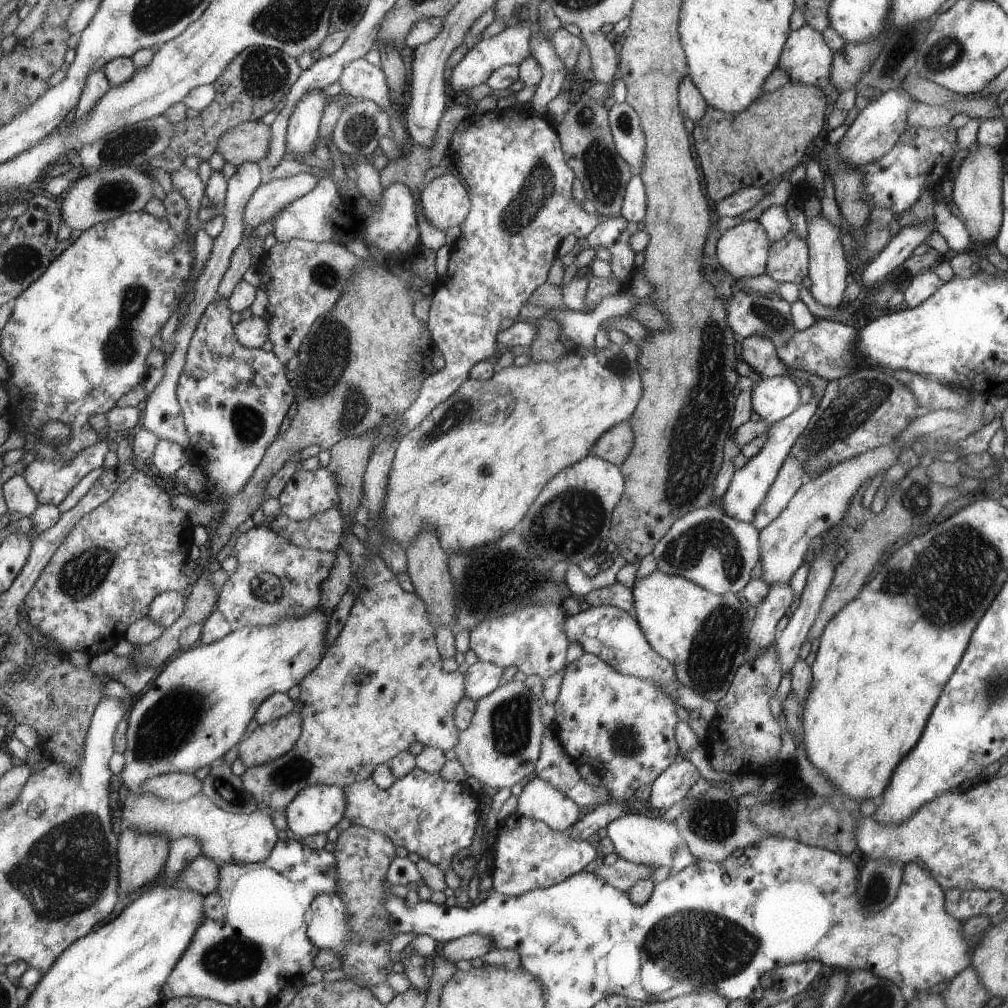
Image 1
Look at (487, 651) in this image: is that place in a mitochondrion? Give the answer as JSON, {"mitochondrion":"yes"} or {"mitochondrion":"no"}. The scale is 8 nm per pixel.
{"mitochondrion":"no"}

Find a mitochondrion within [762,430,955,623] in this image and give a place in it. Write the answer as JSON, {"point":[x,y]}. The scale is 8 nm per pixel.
{"point":[917,501]}

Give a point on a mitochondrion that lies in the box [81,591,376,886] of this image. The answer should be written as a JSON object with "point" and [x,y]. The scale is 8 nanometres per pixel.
{"point":[165,728]}

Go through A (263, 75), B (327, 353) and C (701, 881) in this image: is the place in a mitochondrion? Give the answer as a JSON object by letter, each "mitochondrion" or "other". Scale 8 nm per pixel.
{"A":"mitochondrion","B":"mitochondrion","C":"other"}

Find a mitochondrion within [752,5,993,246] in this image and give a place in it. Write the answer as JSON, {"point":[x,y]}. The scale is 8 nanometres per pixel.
{"point":[944,54]}

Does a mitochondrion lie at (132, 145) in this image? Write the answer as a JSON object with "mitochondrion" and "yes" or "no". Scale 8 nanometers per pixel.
{"mitochondrion":"yes"}

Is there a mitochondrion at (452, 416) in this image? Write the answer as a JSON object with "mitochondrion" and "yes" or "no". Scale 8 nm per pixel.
{"mitochondrion":"yes"}

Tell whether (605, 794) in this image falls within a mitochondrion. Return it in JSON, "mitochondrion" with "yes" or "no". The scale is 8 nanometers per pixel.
{"mitochondrion":"no"}

